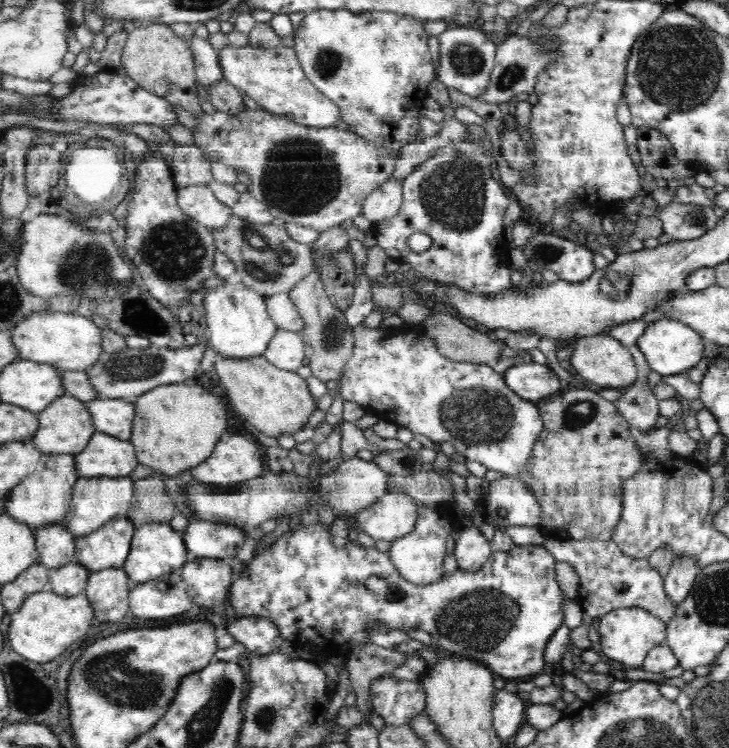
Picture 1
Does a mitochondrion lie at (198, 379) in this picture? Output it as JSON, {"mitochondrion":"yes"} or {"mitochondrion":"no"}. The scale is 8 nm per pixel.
{"mitochondrion":"no"}

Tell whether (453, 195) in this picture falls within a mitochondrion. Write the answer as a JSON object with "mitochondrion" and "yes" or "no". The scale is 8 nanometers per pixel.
{"mitochondrion":"yes"}

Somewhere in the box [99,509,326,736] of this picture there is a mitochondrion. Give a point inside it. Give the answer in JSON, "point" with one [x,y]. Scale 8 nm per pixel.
{"point":[265,716]}

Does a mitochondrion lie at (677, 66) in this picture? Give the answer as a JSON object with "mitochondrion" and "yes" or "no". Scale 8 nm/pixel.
{"mitochondrion":"yes"}

